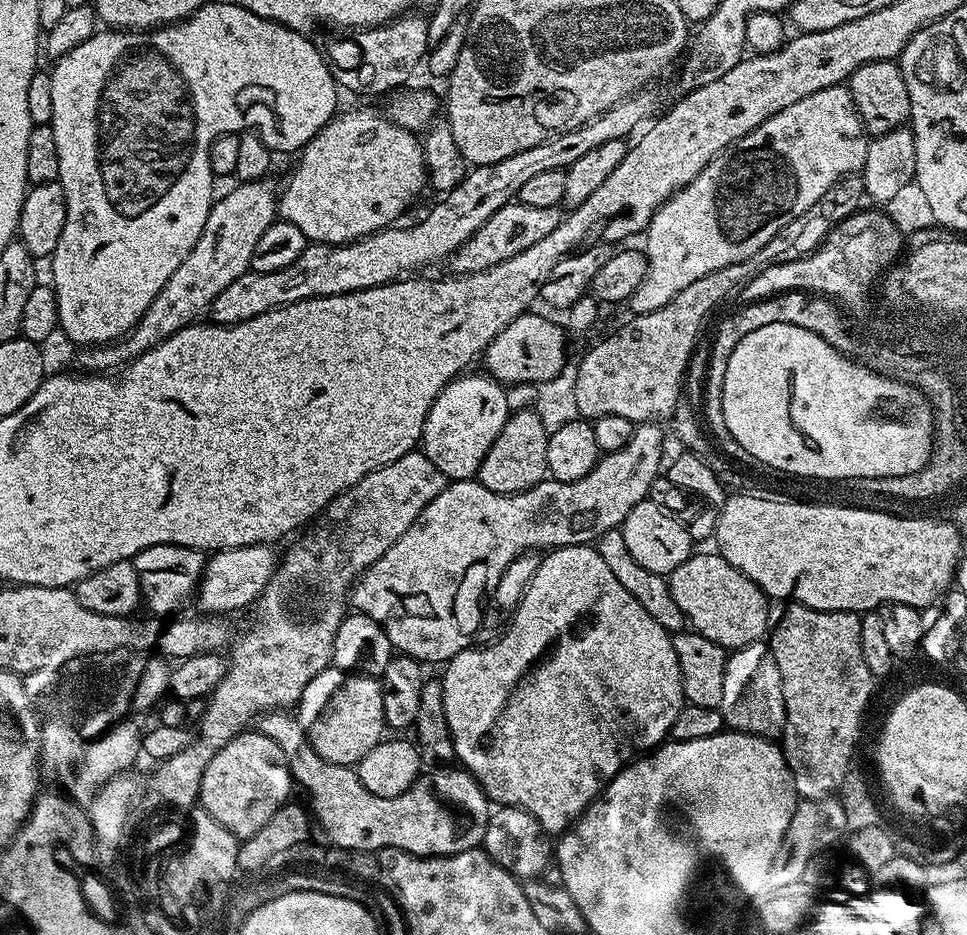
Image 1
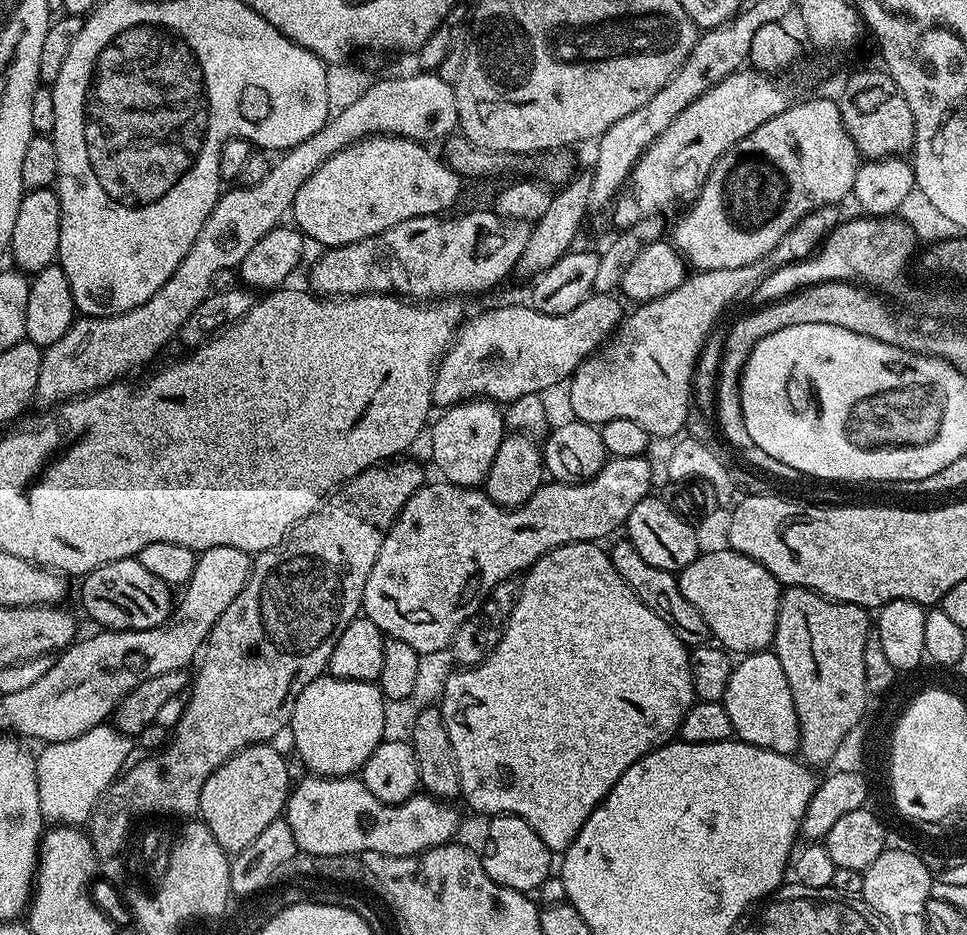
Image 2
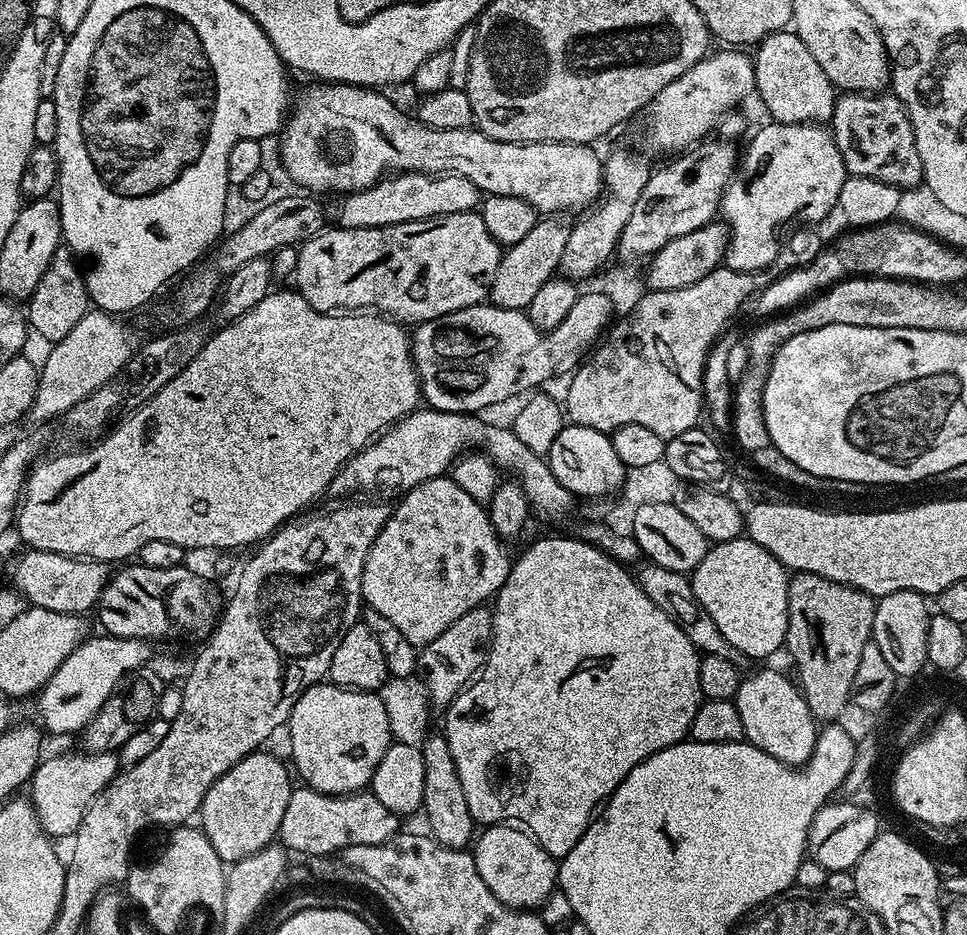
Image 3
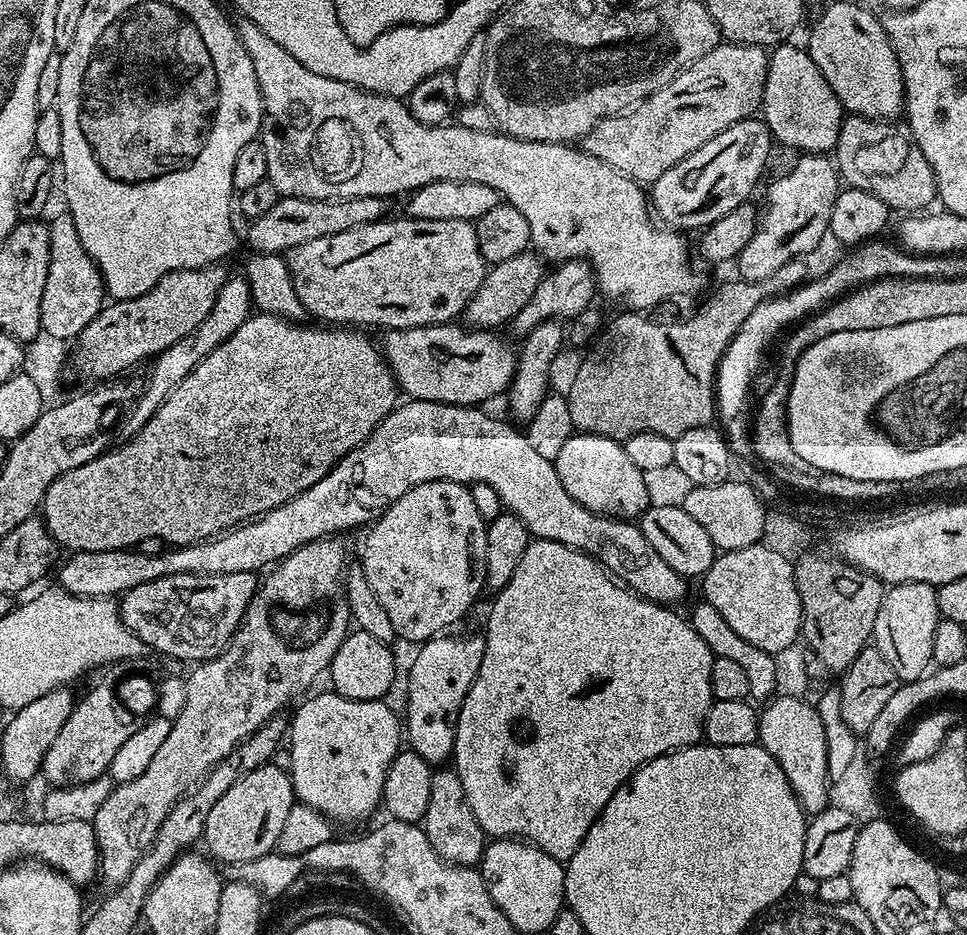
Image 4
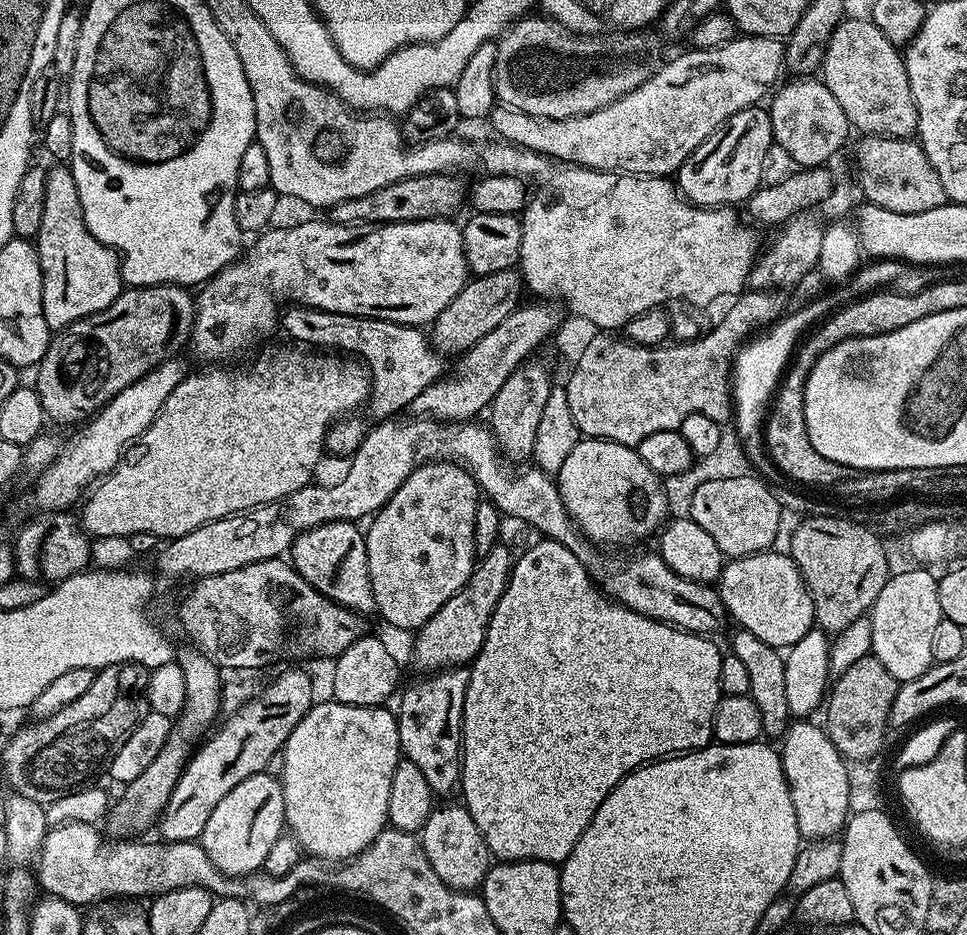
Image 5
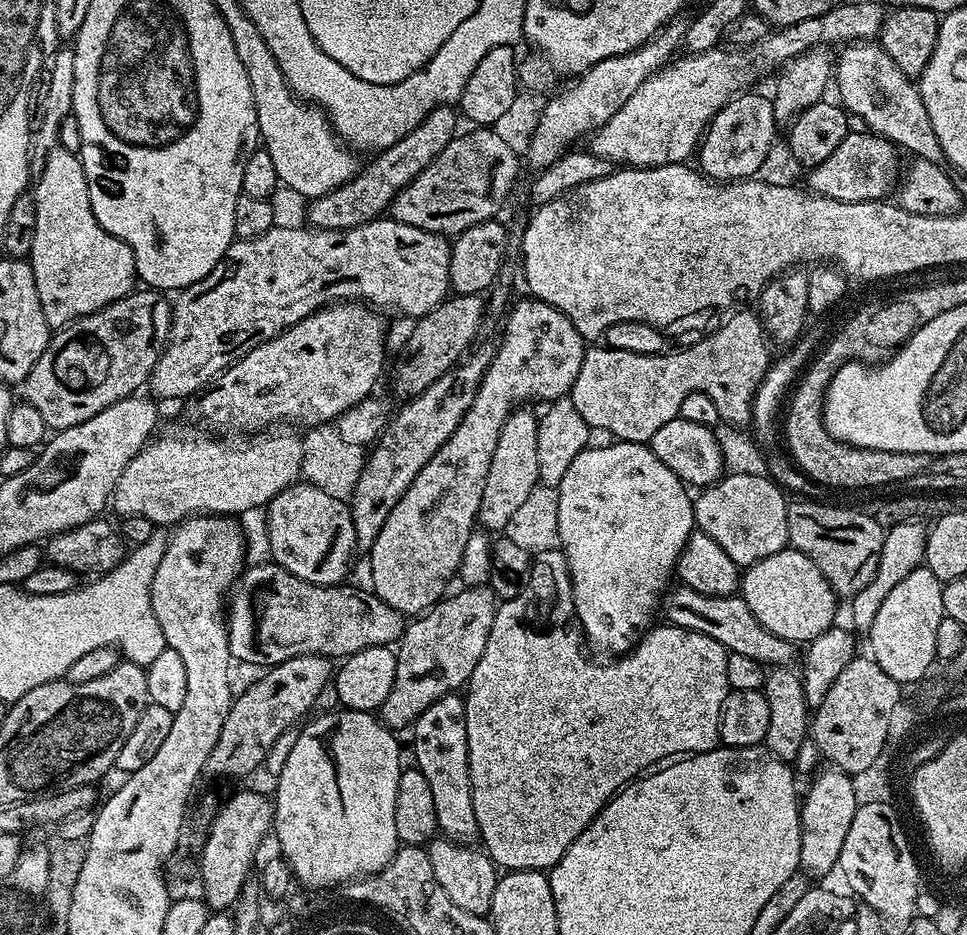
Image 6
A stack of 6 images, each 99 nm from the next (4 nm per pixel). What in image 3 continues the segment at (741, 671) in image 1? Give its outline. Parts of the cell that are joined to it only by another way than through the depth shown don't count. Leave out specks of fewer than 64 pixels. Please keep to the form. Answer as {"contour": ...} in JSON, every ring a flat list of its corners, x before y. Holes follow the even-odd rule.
{"contour":[[764,668,753,676,745,675,734,697,738,718,742,718,744,740,758,750,778,758,778,762,799,766,814,754,818,721,812,715,804,693,791,675,783,676,772,668]]}

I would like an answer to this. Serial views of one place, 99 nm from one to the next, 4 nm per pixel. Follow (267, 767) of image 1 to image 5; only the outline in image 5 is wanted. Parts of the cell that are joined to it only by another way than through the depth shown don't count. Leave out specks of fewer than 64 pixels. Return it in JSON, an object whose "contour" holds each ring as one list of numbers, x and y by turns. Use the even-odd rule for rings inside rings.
{"contour":[[265,770,246,778,246,782,238,782,238,786,214,806,198,843,210,854,214,866,228,876,249,876,263,869,270,846,278,842,285,828,283,783]]}

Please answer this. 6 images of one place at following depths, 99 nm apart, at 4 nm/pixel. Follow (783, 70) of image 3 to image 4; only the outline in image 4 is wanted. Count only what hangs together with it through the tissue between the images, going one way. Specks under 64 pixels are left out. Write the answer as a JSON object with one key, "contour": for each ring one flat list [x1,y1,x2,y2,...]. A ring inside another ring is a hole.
{"contour":[[785,42,771,49,762,101,762,119,777,145,797,148,795,151,800,154,828,154,836,147,846,113,834,90,830,90,830,82,822,78,822,70,814,66,810,54,803,47,795,48,794,45]]}

